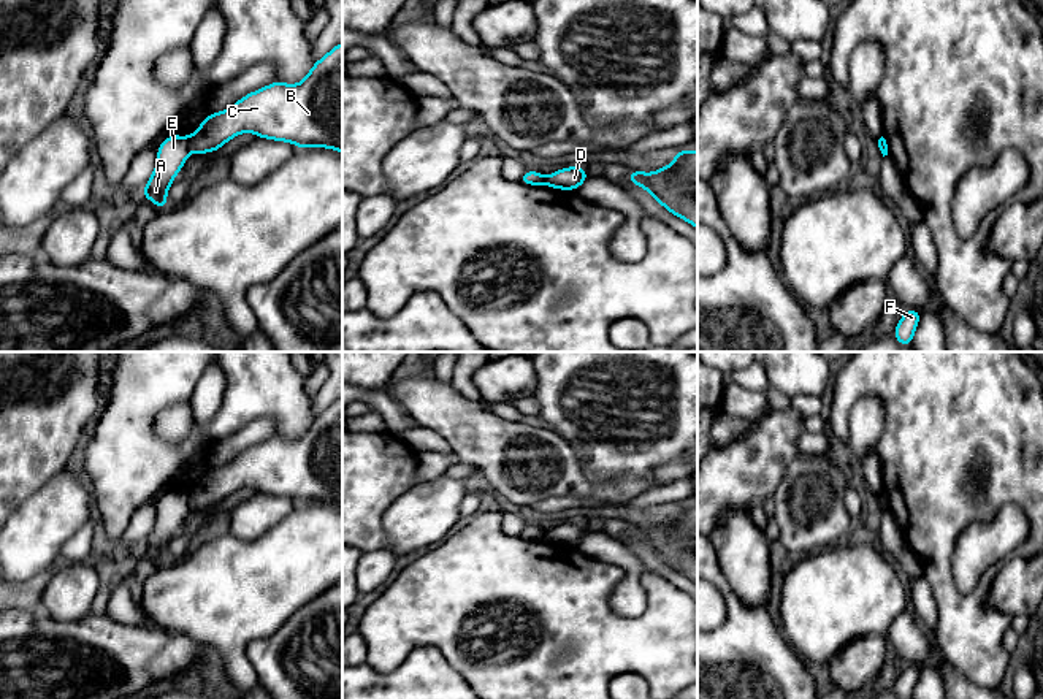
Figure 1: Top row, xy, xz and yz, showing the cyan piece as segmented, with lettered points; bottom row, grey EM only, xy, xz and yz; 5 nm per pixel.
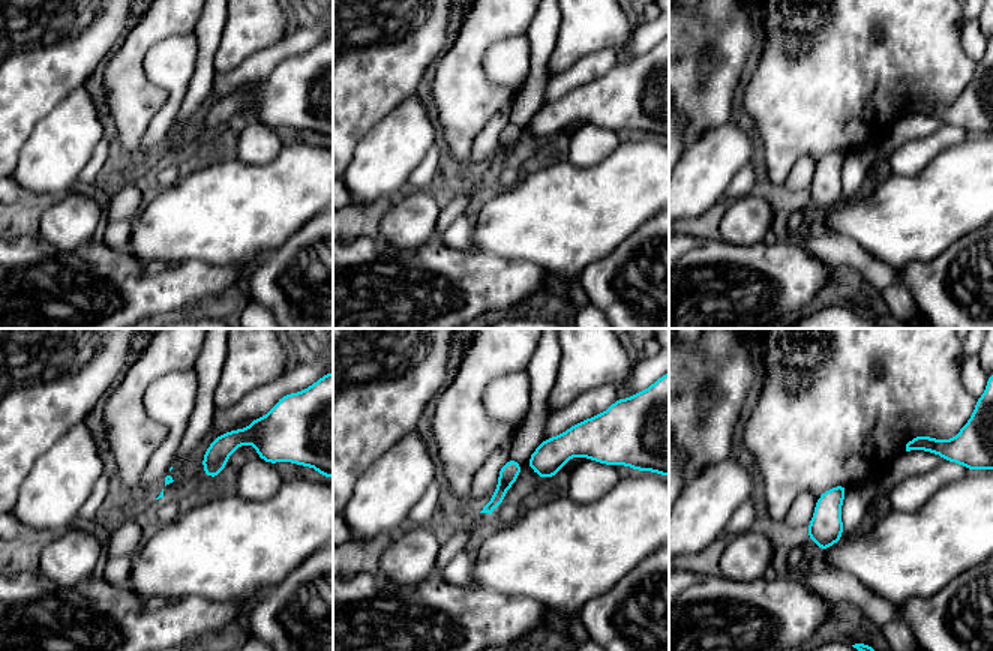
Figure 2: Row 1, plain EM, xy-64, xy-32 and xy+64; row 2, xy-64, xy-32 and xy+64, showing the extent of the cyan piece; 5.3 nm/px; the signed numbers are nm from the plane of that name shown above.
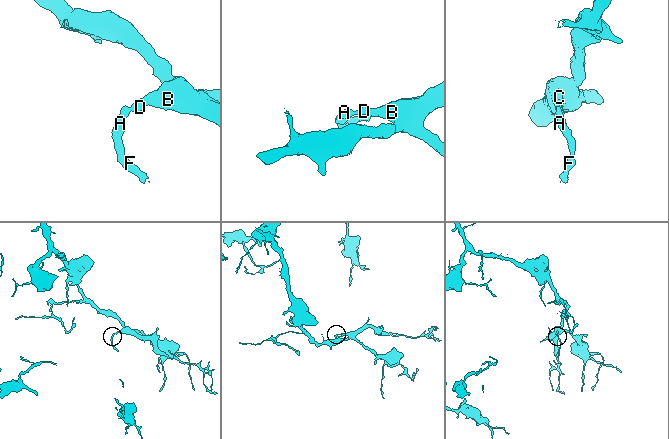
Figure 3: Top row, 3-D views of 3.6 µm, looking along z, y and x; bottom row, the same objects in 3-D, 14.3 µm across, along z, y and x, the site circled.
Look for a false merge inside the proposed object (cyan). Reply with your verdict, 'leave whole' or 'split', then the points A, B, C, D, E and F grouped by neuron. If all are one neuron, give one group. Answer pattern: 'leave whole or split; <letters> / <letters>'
split; A E F / B C D

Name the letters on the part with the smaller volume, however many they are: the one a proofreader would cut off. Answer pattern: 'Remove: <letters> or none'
Remove: A, E, F

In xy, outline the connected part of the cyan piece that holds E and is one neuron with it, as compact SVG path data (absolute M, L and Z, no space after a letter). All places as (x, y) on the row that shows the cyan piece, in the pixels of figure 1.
M170 135L157 149L155 168L146 182L141 198L151 200L157 211L168 206L166 193L190 154L189 138Z

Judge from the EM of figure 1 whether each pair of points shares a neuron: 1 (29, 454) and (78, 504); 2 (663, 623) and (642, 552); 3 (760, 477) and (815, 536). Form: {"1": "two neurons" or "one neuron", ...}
{"1": "two neurons", "2": "two neurons", "3": "two neurons"}

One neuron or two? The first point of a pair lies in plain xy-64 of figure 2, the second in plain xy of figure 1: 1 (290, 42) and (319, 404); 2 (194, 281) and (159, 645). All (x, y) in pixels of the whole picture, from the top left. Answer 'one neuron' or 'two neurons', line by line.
1: one neuron
2: one neuron

